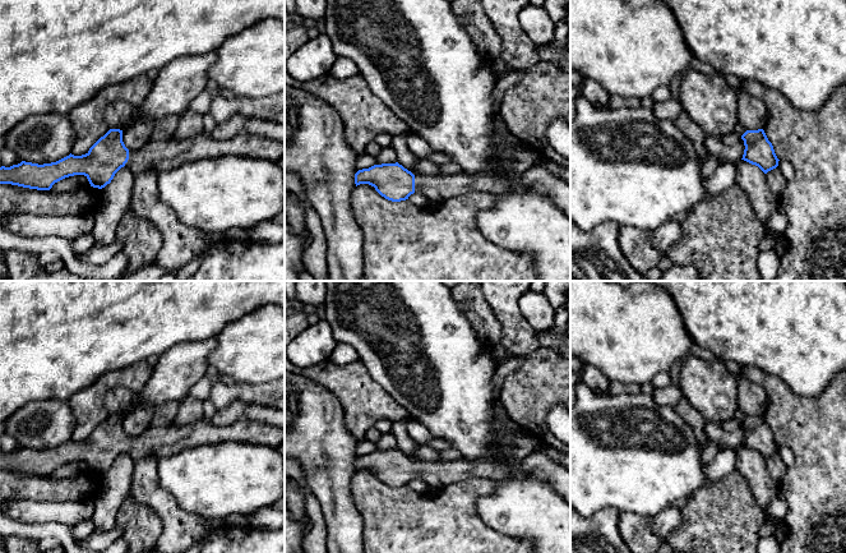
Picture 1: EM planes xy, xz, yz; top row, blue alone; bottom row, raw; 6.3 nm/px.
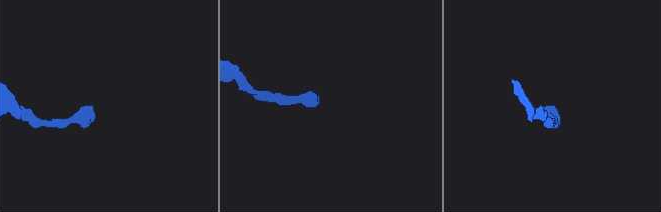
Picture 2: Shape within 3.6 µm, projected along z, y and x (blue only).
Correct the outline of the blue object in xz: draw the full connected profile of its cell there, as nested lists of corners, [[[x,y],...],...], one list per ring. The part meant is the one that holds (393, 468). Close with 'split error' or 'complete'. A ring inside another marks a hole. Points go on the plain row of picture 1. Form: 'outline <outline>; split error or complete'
outline [[[498,444],[496,451],[482,460],[413,461],[398,448],[374,451],[355,460],[356,473],[369,470],[388,487],[408,485],[416,476],[433,489],[461,484],[471,479],[501,479],[513,474],[545,480],[570,504],[570,470],[553,461],[545,451],[527,455],[523,460],[512,460],[512,448]]]; split error

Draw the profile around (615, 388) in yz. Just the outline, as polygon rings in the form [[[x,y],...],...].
[[[610,381],[609,395],[619,396],[621,393],[639,395],[641,386],[635,383],[621,383],[619,381]]]

